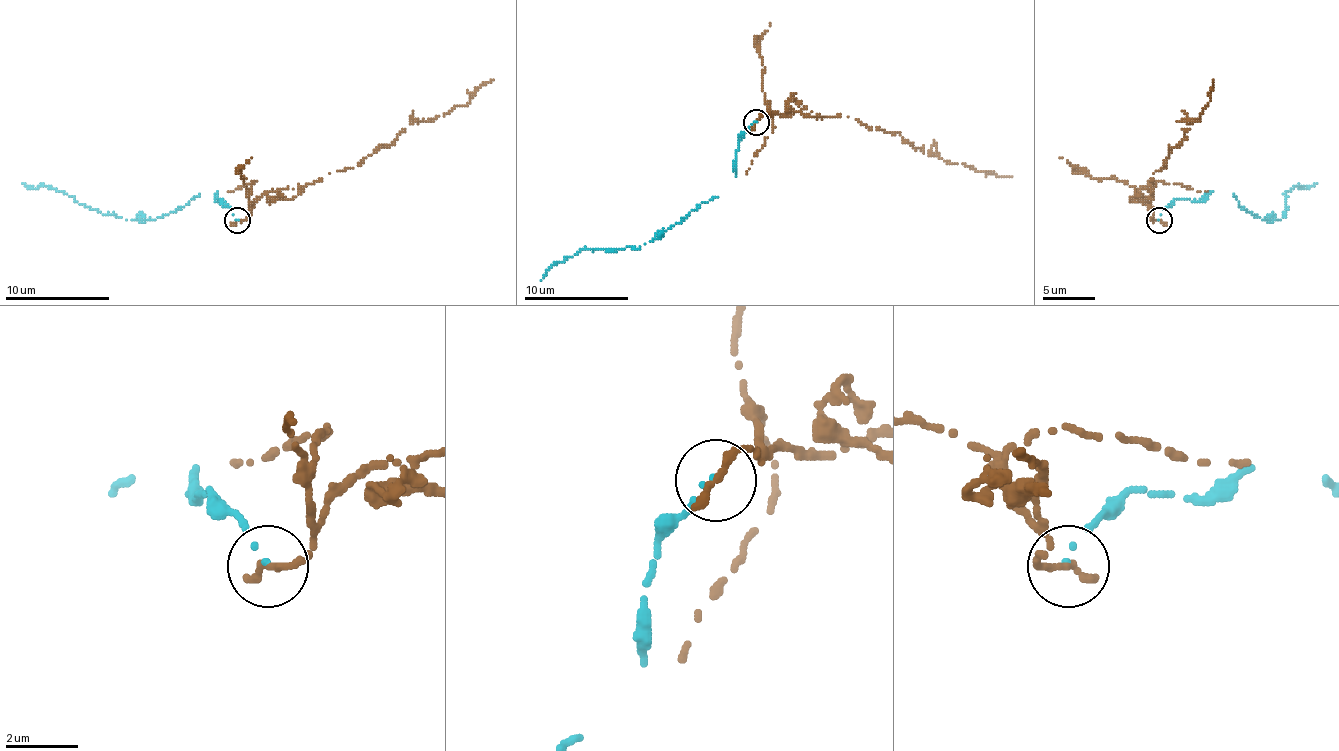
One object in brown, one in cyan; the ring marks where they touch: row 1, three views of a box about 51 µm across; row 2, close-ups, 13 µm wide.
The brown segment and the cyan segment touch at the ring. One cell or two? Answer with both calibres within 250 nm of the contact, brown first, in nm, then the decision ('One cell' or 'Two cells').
Thickness 280 nm (brown) against 100 nm. Two cells

